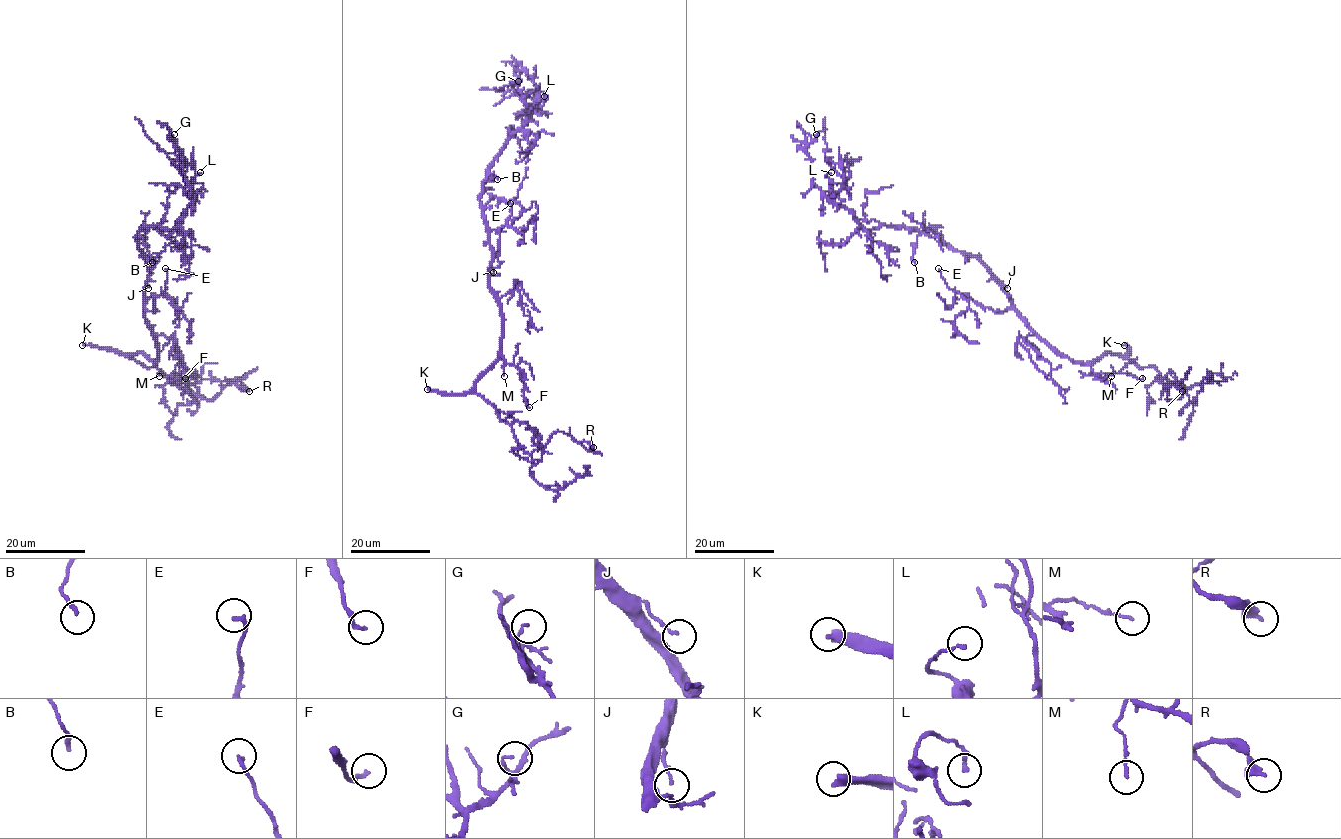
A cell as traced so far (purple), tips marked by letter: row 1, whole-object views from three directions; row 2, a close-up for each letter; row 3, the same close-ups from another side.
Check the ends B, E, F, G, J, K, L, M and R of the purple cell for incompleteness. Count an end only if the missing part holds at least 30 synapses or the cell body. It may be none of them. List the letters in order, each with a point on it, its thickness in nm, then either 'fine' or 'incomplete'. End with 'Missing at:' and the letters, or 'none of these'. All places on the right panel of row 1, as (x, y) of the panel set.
B: at (914, 262); 170 nm thick; fine
E: at (938, 268); 170 nm thick; fine
F: at (1142, 378); 150 nm thick; fine
G: at (816, 134); 110 nm thick; fine
J: at (1007, 288); 110 nm thick; fine
K: at (1124, 345); 420 nm thick; incomplete
L: at (831, 172); 130 nm thick; fine
M: at (1111, 376); 110 nm thick; fine
R: at (1182, 391); 300 nm thick; fine
Missing at: K

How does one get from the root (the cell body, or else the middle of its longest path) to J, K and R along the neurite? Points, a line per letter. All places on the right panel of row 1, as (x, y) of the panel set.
J: (1013, 303), (1002, 286), (1007, 288)
K: (1013, 303), (1016, 314), (1046, 344), (1075, 362), (1092, 363), (1105, 354), (1125, 355), (1128, 348), (1124, 345)
R: (1013, 303), (1059, 355), (1084, 363), (1105, 354), (1126, 357), (1188, 388), (1168, 400), (1170, 386), (1182, 391)

